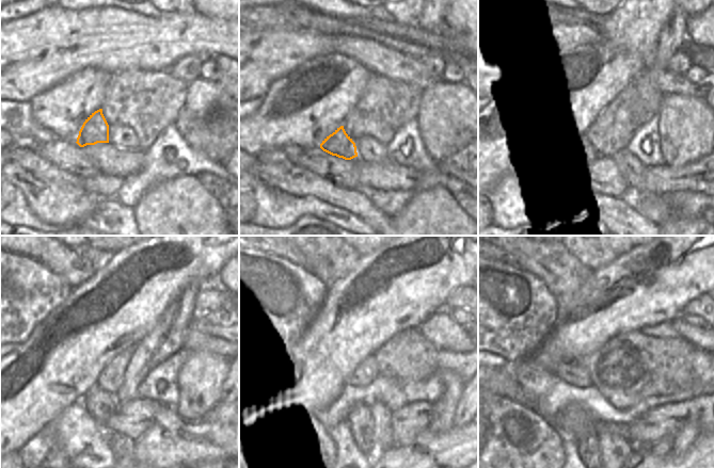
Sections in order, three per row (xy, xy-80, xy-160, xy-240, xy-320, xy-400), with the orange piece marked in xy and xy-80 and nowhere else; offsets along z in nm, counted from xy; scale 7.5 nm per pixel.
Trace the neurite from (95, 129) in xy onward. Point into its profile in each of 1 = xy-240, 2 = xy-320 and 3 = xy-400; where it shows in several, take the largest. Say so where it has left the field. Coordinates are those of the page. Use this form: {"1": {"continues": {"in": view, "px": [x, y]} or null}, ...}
{"1": {"continues": {"in": "xy-240", "px": [100, 404]}}, "2": {"continues": {"in": "xy-320", "px": [345, 436]}}, "3": {"continues": {"in": "xy-400", "px": [588, 445]}}}

